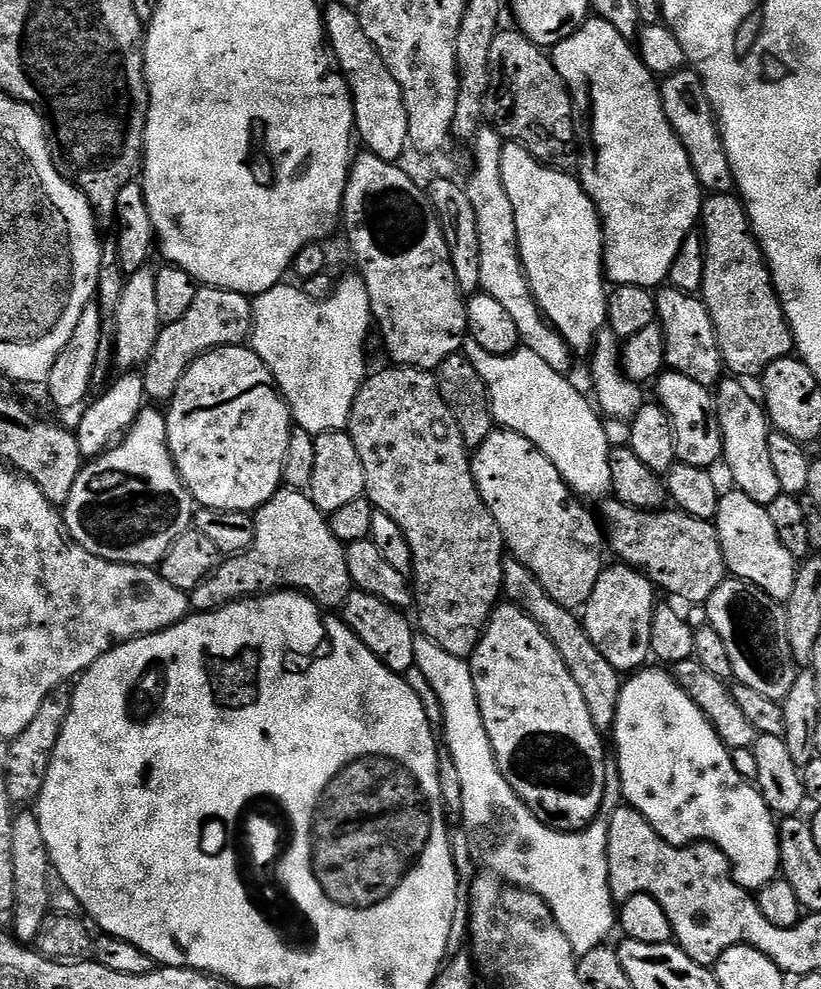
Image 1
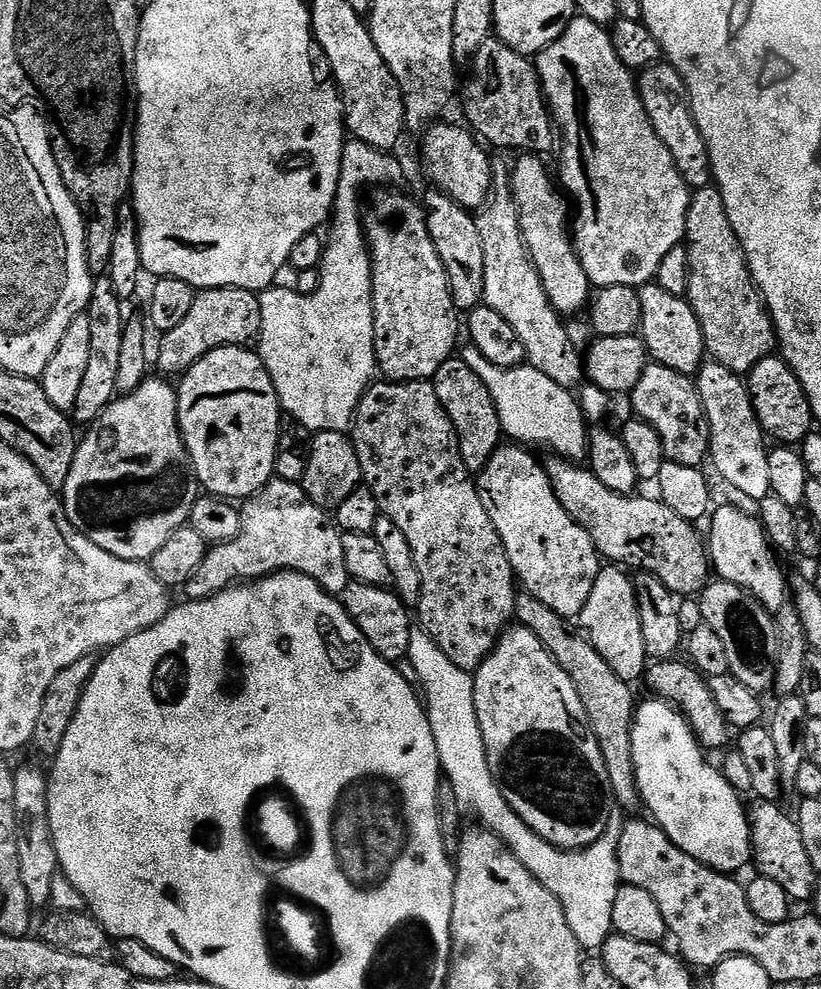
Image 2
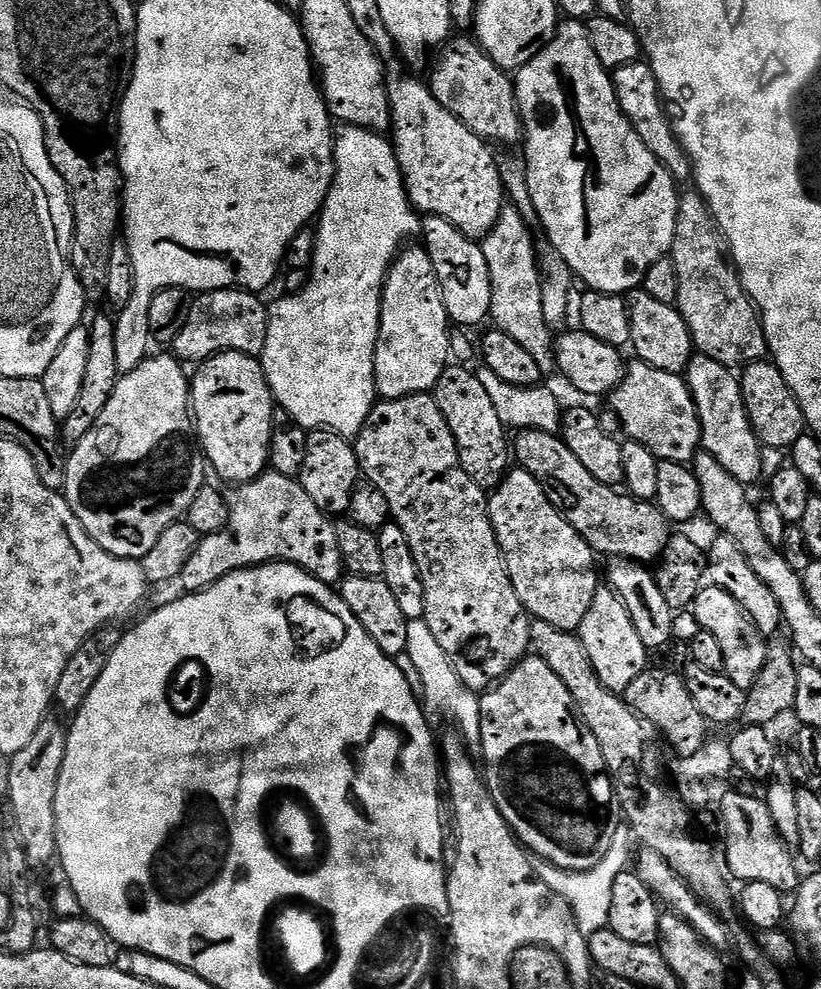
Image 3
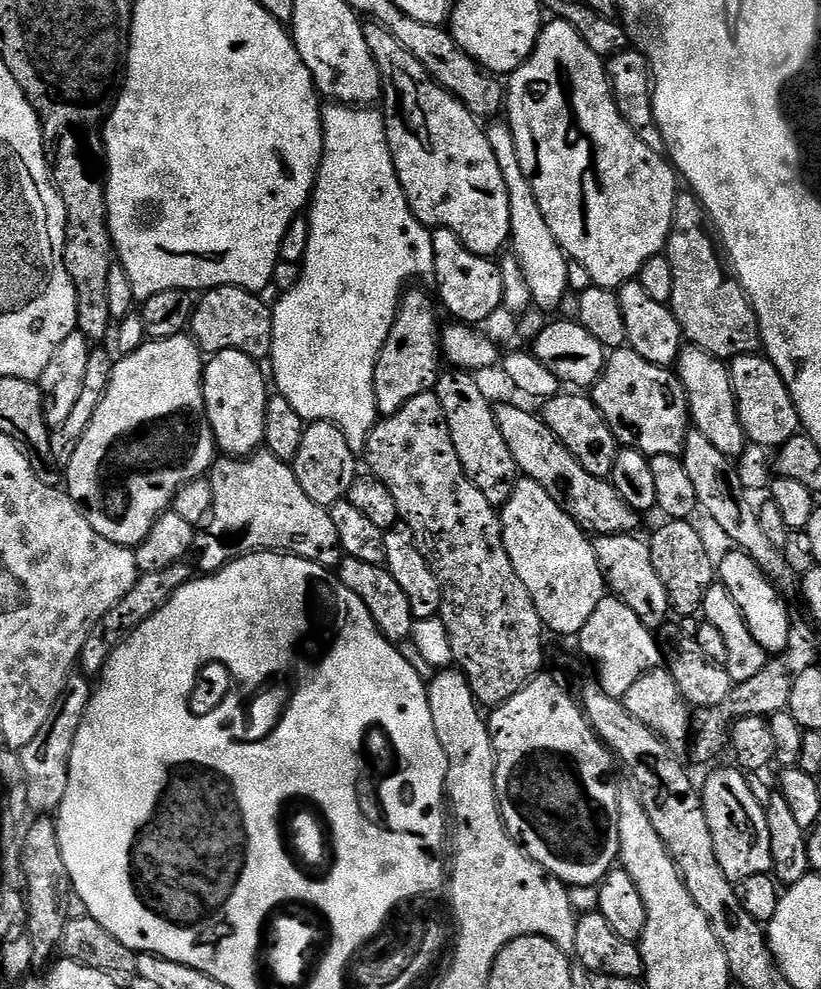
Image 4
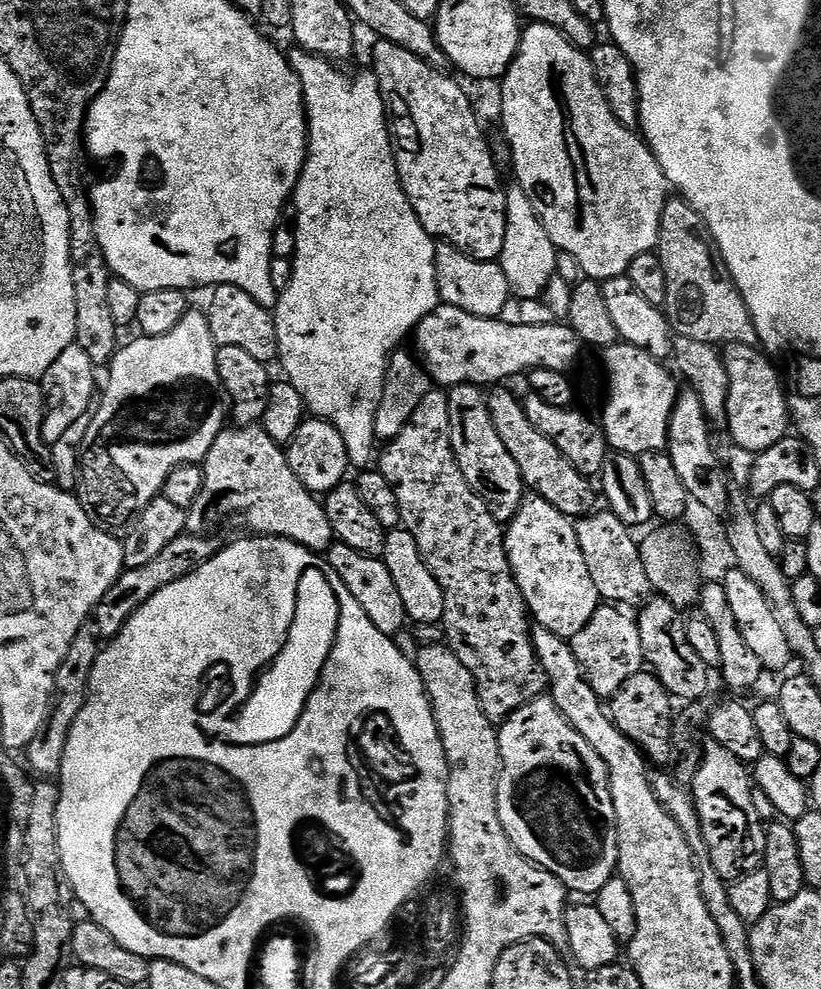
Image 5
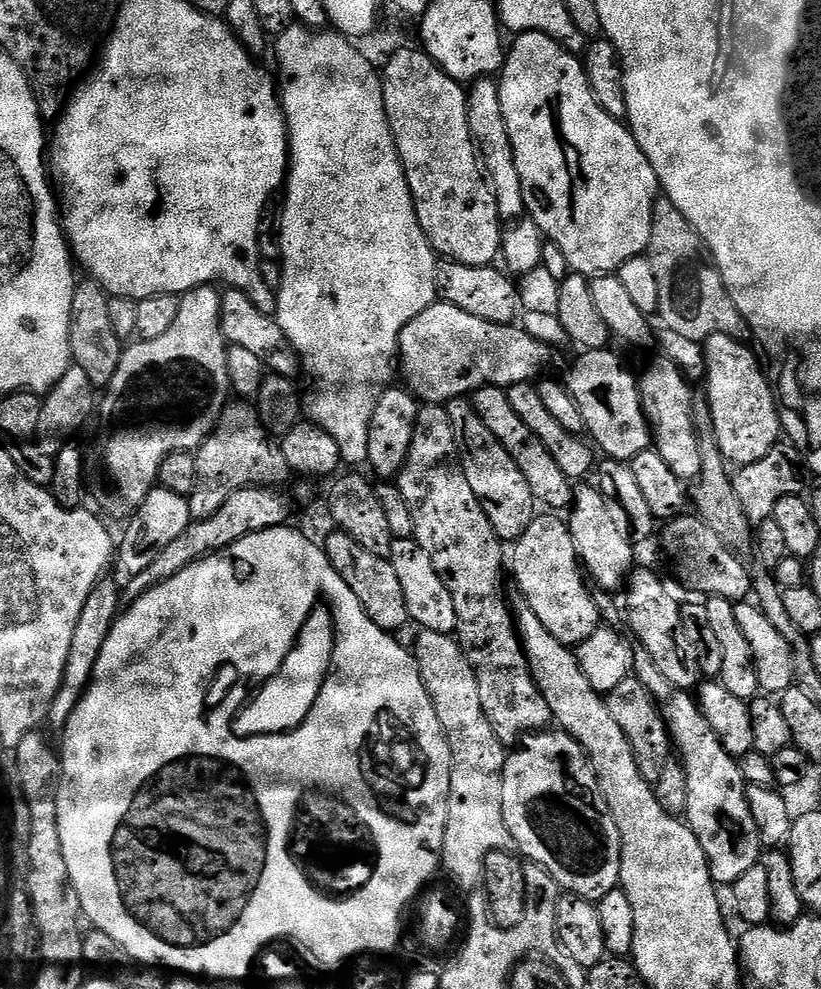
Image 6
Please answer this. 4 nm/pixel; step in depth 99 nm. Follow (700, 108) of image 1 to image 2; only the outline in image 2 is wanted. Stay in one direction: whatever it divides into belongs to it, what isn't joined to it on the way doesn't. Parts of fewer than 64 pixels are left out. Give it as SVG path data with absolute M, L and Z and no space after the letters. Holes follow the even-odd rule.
M661 62L643 69L638 76L640 101L666 150L674 158L682 178L689 189L707 188L713 183L712 163L708 157L708 147L692 116L692 105L688 103L688 87L684 84L684 76L674 65Z

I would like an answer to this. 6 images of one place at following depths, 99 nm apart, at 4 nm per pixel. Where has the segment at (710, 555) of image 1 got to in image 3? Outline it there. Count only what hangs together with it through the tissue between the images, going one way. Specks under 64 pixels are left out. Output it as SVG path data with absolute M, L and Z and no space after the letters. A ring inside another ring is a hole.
M525 428L517 431L514 436L514 460L519 467L527 470L544 487L553 504L563 511L570 526L574 526L574 530L578 530L578 534L597 553L605 552L605 557L608 558L656 562L667 550L670 521L664 515L664 511L656 507L651 500L637 500L631 494L625 494L623 491L620 493L620 490L611 484L598 482L598 478L594 478L594 474L590 474L590 470L586 470L586 466L582 466L582 462L578 462L574 450L570 450L570 446L566 446L564 439L556 432L547 432L538 428Z

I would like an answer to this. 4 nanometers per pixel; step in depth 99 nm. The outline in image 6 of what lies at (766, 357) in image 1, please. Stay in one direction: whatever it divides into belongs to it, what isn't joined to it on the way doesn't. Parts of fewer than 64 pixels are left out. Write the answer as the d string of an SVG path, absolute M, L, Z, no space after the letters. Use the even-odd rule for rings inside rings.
M657 198L654 202L650 242L646 255L650 266L654 266L654 275L658 278L658 306L660 307L658 316L659 319L665 320L663 323L667 328L683 334L685 338L694 338L701 342L719 332L727 336L739 337L740 331L742 333L745 331L745 322L740 316L738 306L734 306L730 298L728 287L725 286L719 270L713 263L712 253L708 251L707 244L697 234L696 227L682 214L682 210L678 210L678 206L674 206L674 202L670 202L667 198Z

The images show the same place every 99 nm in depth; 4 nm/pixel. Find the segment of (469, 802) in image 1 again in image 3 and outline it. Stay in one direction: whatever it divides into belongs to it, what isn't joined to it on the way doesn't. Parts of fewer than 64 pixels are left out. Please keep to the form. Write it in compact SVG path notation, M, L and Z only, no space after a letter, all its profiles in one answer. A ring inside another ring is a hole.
M410 620L407 626L407 650L412 659L416 676L420 676L420 682L424 690L423 701L427 702L436 710L440 710L464 736L470 744L478 744L481 740L481 708L477 693L472 692L465 683L458 678L453 670L452 663L445 650L438 643L429 626L423 620ZM622 826L614 834L614 842L610 842L610 850L606 850L606 858L602 858L602 862L598 862L598 866L590 870L565 872L564 869L556 868L552 863L541 859L533 865L537 879L544 880L546 886L554 890L554 894L558 894L568 903L578 922L578 930L582 930L584 936L592 936L598 930L608 927L610 902L614 898L614 881L617 880L618 874L626 871L633 859L634 851L632 852L631 843L633 844L633 841L630 839L629 829Z

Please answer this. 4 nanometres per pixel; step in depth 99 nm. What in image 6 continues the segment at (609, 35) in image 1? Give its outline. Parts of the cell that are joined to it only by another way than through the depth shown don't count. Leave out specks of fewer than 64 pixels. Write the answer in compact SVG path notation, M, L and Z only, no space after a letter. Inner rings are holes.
M521 32L513 40L516 41L507 49L504 67L498 73L498 83L502 114L506 118L506 130L510 134L510 142L514 150L514 166L518 166L518 178L522 178L522 198L527 215L540 227L549 241L552 239L556 243L557 250L564 255L564 260L569 264L572 272L581 272L589 278L619 273L622 265L630 262L630 258L643 256L648 251L654 202L662 192L658 178L654 174L654 166L650 166L646 154L642 154L631 131L621 121L610 118L610 114L606 114L602 106L598 106L590 90L588 76L584 73L581 57L577 53L566 51L557 40L541 32Z

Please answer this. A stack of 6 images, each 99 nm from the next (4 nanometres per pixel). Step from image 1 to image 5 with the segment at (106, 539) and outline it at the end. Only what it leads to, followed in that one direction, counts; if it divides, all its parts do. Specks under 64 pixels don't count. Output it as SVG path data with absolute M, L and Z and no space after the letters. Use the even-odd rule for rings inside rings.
M188 311L182 318L182 322L178 322L178 326L174 326L174 330L170 330L170 334L162 334L162 338L154 338L150 342L144 338L135 339L130 341L125 348L123 345L113 356L112 363L107 369L107 372L109 371L108 385L105 388L103 385L98 407L92 412L90 430L86 430L84 445L80 447L79 502L88 511L88 515L93 520L99 522L108 530L117 530L116 528L120 527L123 529L125 526L131 525L136 517L140 515L140 512L146 510L149 502L155 500L157 496L163 493L164 483L170 474L170 470L174 470L183 464L200 464L203 462L206 454L210 454L210 446L214 446L214 438L218 438L218 434L224 431L226 427L226 421L224 421L224 416L226 420L226 393L224 385L220 383L218 362L216 361L218 345L216 339L210 334L210 322L203 311Z

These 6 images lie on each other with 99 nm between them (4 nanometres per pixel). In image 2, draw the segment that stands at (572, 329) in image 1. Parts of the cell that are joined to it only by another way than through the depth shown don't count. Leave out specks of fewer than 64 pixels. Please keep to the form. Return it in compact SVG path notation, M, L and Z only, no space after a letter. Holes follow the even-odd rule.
M524 154L519 159L517 164L511 165L511 189L529 258L538 270L542 286L556 311L561 314L576 312L579 308L581 311L590 299L590 285L570 231L569 201L539 155Z

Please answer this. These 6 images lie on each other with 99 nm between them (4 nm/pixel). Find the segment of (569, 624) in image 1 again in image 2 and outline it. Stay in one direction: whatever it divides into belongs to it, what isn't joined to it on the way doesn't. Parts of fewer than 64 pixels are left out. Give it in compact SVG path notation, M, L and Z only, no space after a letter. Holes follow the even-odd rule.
M527 594L517 595L515 619L519 627L530 630L542 646L566 670L570 682L574 682L574 690L578 690L578 698L582 698L582 706L586 710L586 718L594 730L594 738L598 738L598 746L602 750L602 758L606 762L608 787L615 803L625 810L631 810L640 804L640 792L636 789L636 775L632 769L632 718L638 703L632 697L633 685L627 680L618 678L614 670L594 650L594 646L583 631L571 628L569 617L560 616L546 602L538 602L538 598Z

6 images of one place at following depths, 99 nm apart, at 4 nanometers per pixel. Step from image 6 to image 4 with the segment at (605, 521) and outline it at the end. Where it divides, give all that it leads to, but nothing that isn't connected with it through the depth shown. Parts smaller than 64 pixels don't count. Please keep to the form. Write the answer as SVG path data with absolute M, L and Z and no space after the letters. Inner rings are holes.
M632 534L619 536L596 536L592 549L598 558L598 566L604 575L607 591L616 596L650 629L659 630L669 623L670 605L667 588L662 584L651 562L651 550L644 540L635 540Z

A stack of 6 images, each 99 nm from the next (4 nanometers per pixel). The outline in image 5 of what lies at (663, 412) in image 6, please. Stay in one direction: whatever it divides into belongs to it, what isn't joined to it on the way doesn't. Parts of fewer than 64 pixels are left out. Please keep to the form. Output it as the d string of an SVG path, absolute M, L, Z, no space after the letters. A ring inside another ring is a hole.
M691 390L681 391L676 397L676 405L668 427L668 447L666 449L674 470L682 477L689 497L699 500L707 509L723 517L730 508L730 487L728 476L716 457L716 448L712 445L712 432L706 410L702 410L702 398Z

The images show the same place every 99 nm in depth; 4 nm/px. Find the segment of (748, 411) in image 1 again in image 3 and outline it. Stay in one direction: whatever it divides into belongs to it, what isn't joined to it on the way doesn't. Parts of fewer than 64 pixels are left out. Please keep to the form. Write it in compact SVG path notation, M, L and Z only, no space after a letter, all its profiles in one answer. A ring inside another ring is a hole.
M693 355L686 373L688 388L696 403L700 415L700 435L703 451L709 452L738 482L745 486L760 476L764 464L760 461L762 445L748 417L748 407L744 405L744 389L737 373L727 368L722 362L714 362L714 358Z

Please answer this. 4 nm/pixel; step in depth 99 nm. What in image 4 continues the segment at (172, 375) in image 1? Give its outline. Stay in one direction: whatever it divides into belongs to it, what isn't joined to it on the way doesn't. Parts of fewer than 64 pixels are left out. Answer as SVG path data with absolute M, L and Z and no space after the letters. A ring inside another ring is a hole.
M227 284L221 288L207 289L201 296L204 297L195 301L190 325L190 335L201 353L238 350L257 362L267 361L271 357L274 322L269 301L264 301L263 295Z

